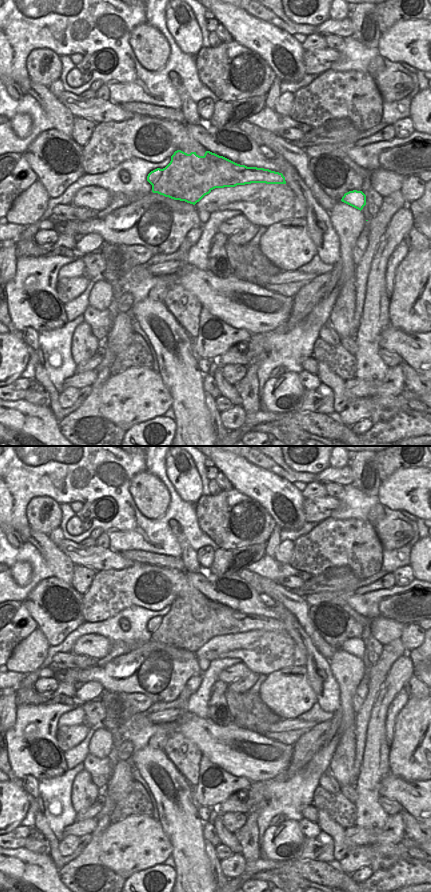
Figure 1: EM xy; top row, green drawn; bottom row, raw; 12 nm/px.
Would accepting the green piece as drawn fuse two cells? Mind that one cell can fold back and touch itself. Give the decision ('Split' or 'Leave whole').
Split

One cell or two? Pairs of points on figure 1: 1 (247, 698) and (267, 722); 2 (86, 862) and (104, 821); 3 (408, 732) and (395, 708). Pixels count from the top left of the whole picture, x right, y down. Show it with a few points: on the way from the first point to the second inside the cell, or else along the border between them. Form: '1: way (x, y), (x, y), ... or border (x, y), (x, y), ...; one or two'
1: border (236, 704), (247, 707), (246, 717), (255, 726); two
2: way (91, 852), (98, 831); one
3: border (409, 698), (396, 718), (393, 736); two

